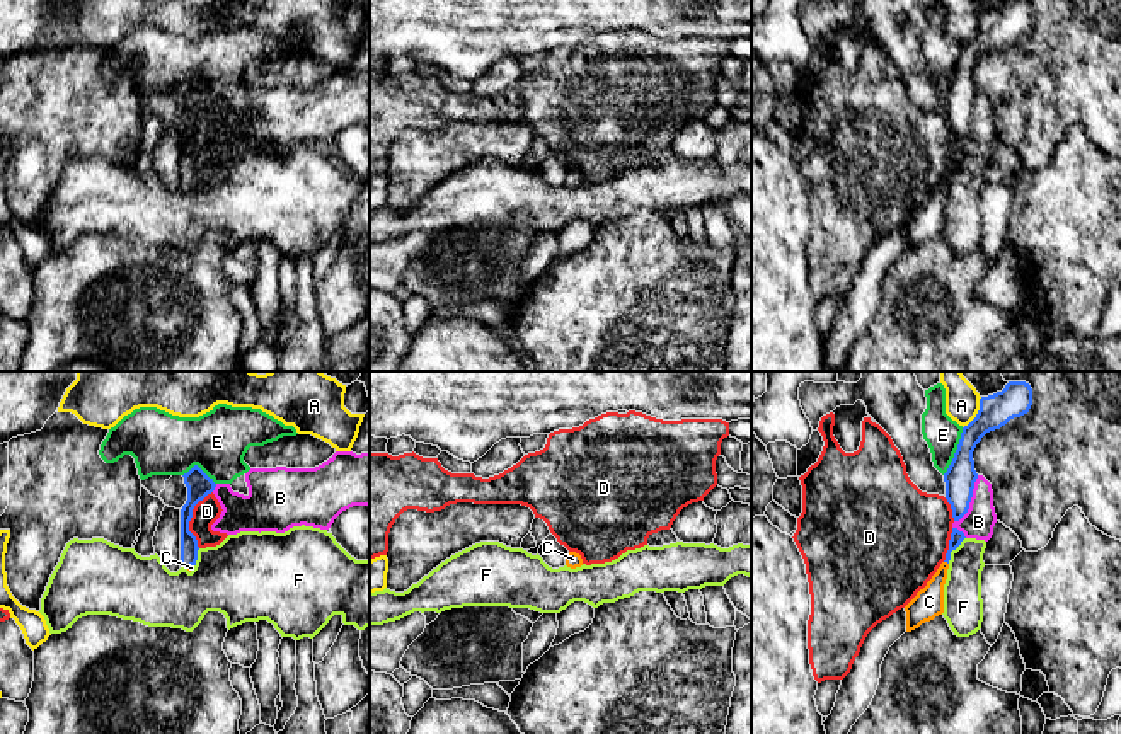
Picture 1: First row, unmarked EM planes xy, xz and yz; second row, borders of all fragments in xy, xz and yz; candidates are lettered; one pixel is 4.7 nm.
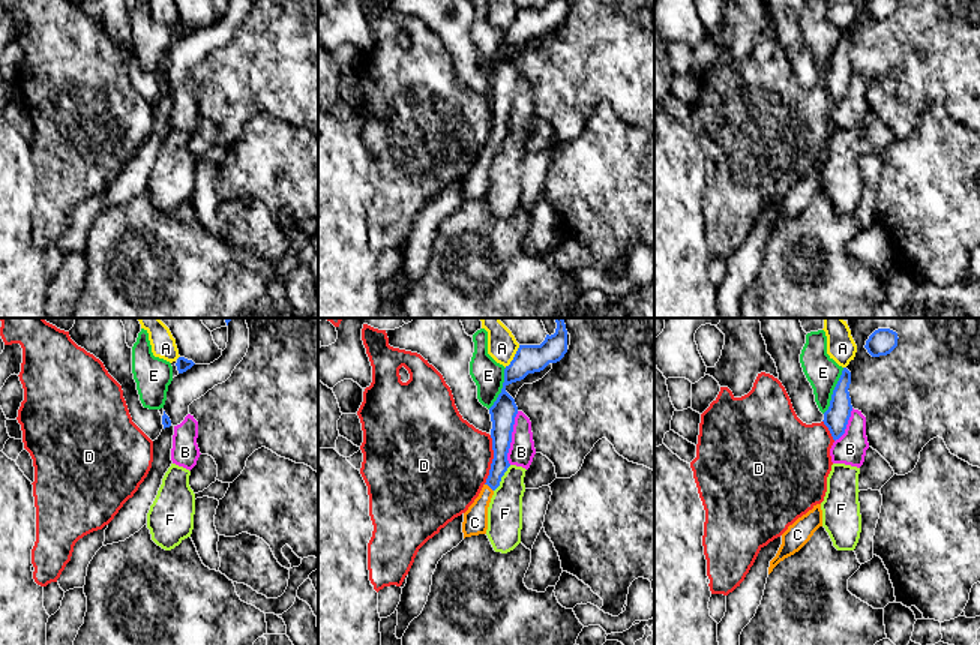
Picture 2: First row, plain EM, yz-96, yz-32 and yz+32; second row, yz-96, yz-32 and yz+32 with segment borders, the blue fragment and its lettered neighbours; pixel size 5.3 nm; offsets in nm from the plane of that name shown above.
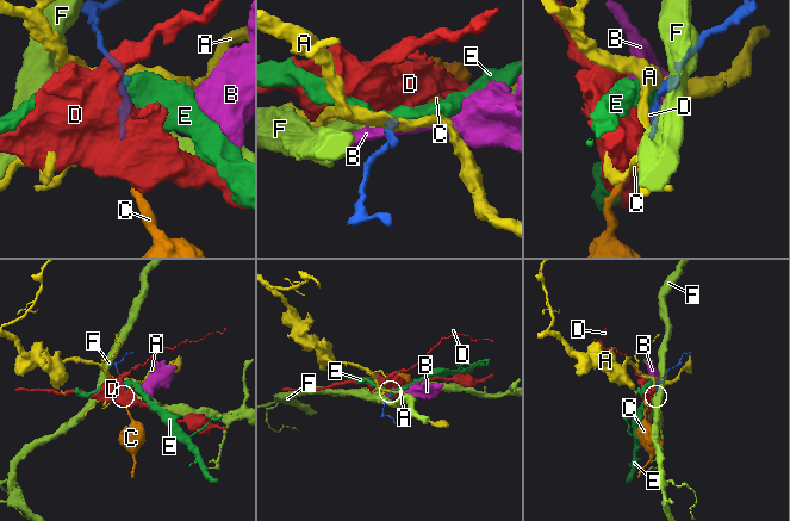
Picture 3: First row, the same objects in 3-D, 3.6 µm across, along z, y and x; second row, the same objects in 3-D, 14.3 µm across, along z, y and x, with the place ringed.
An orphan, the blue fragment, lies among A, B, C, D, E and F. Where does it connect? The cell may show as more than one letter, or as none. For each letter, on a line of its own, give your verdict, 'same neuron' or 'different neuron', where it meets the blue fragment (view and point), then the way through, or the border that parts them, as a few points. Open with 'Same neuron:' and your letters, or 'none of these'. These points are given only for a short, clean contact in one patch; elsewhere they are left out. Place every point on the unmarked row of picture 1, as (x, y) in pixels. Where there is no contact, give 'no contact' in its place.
Same neuron: C
A: different neuron | yz (978, 31) | along yz (982, 16), (978, 31), (963, 46)
B: different neuron | yz (970, 118) | along yz (978, 94), (970, 126), (954, 140)
C: same neuron | yz (946, 179) | across yz (956, 155), (946, 179), (929, 220)
D: different neuron | xy (191, 135) | along xy (212, 109), (195, 125), (189, 140), (189, 150), (198, 166)
E: different neuron | yz (956, 70) | along yz (963, 46), (954, 75), (942, 92)
F: different neuron | yz (953, 167) | along yz (965, 155), (951, 171), (948, 181)

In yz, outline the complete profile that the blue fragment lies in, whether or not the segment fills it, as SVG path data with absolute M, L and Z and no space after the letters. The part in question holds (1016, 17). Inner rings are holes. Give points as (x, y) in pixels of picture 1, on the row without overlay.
M1009 0L1002 10L980 17L976 36L963 46L954 77L944 92L946 118L951 123L954 140L959 140L969 128L974 100L973 70L981 56L1005 44L1010 37L1029 31L1032 7L1026 0Z

